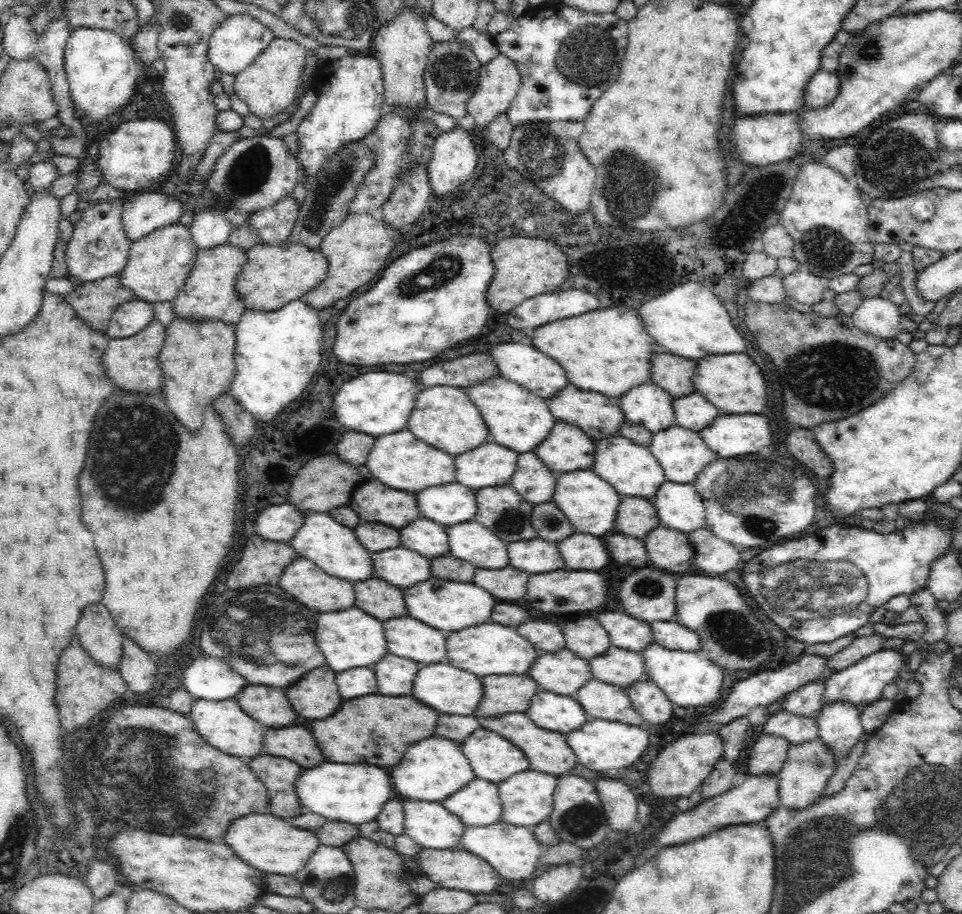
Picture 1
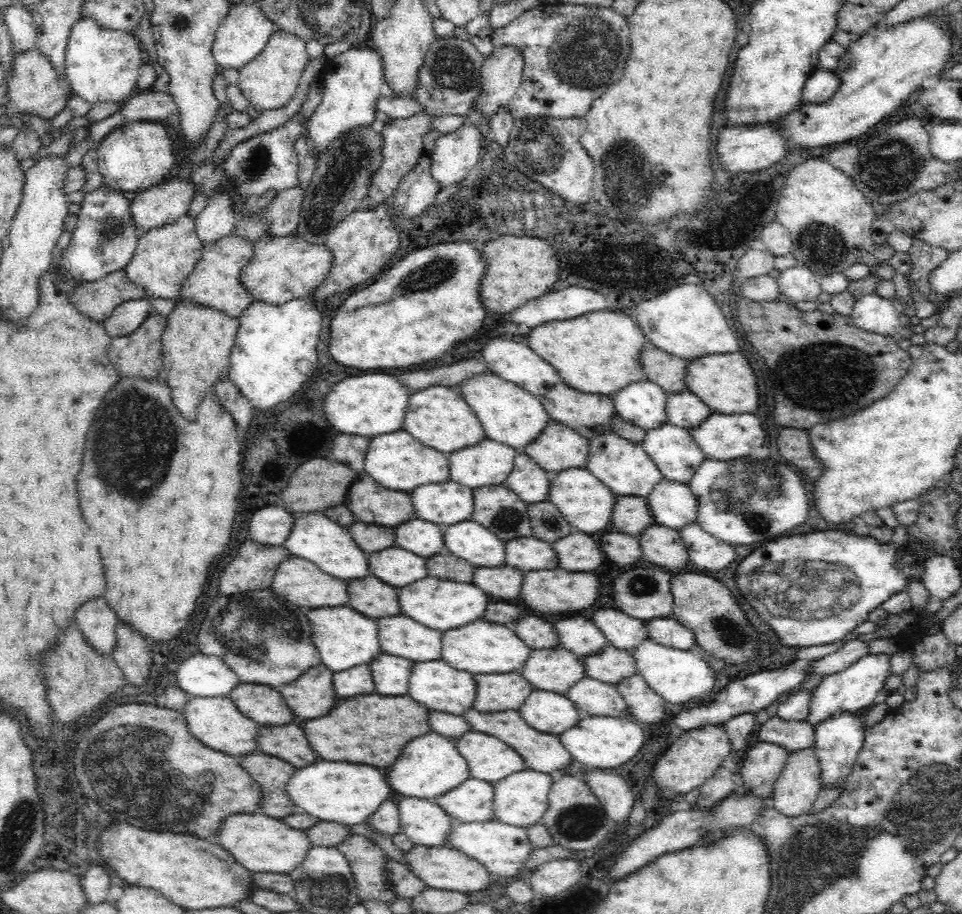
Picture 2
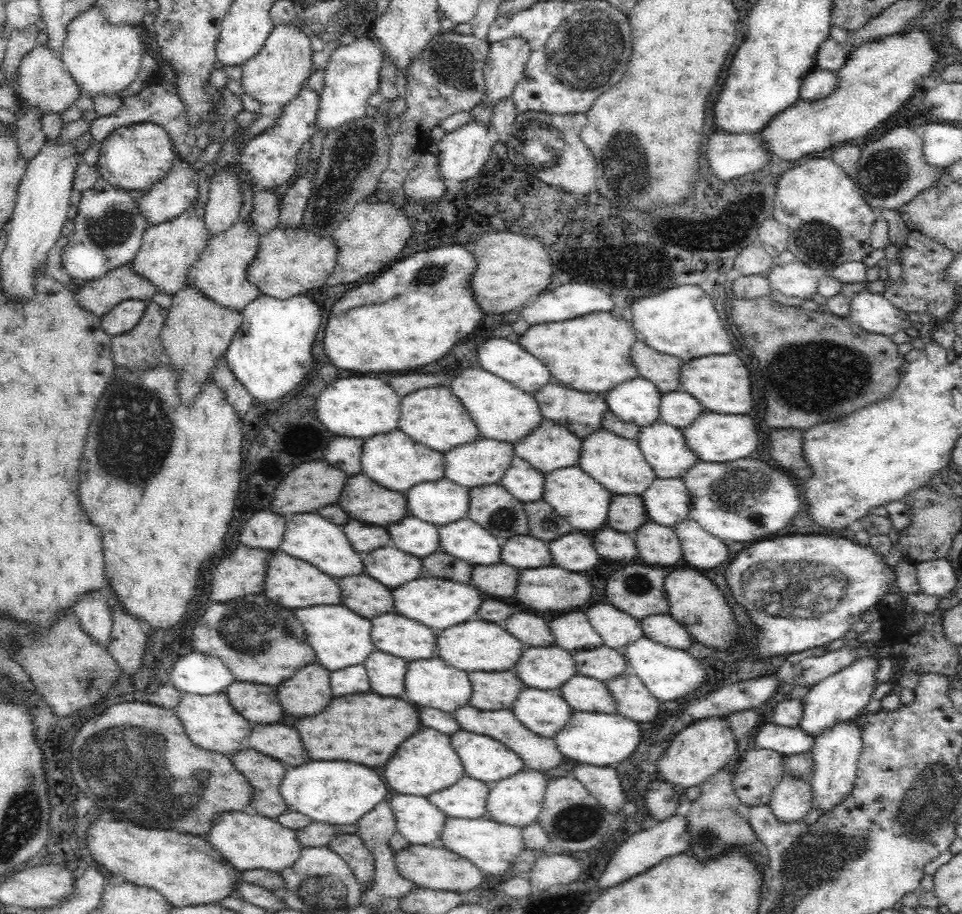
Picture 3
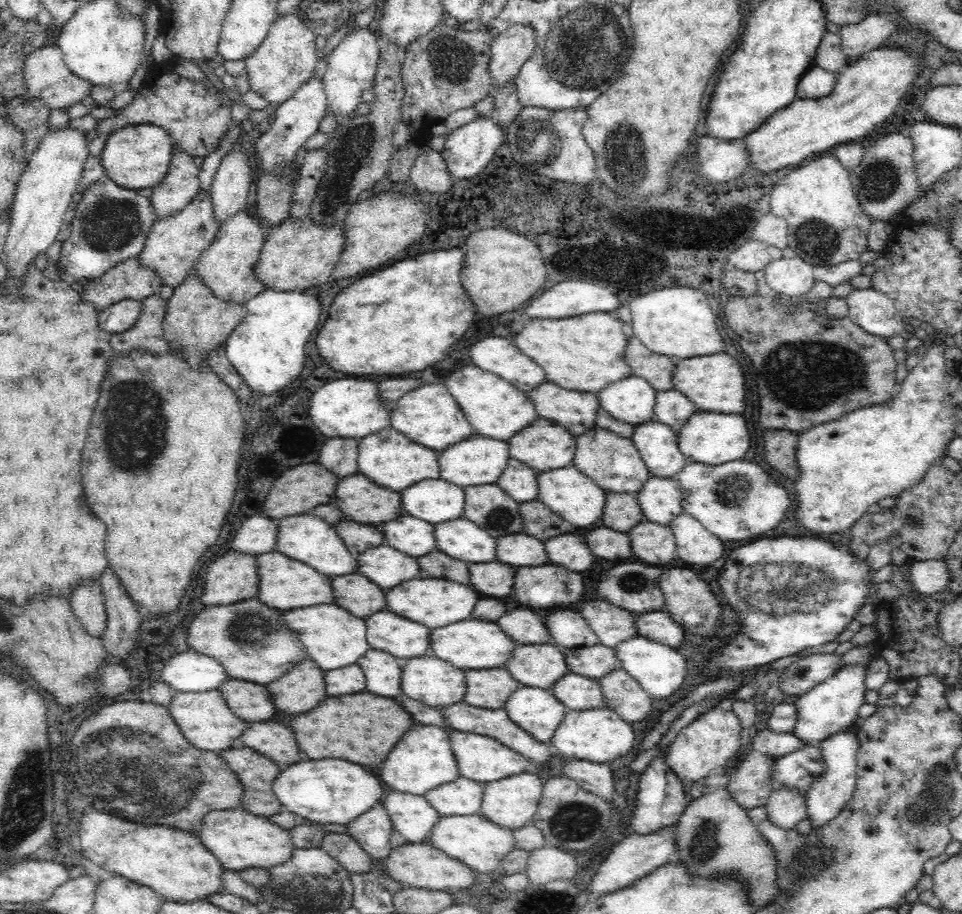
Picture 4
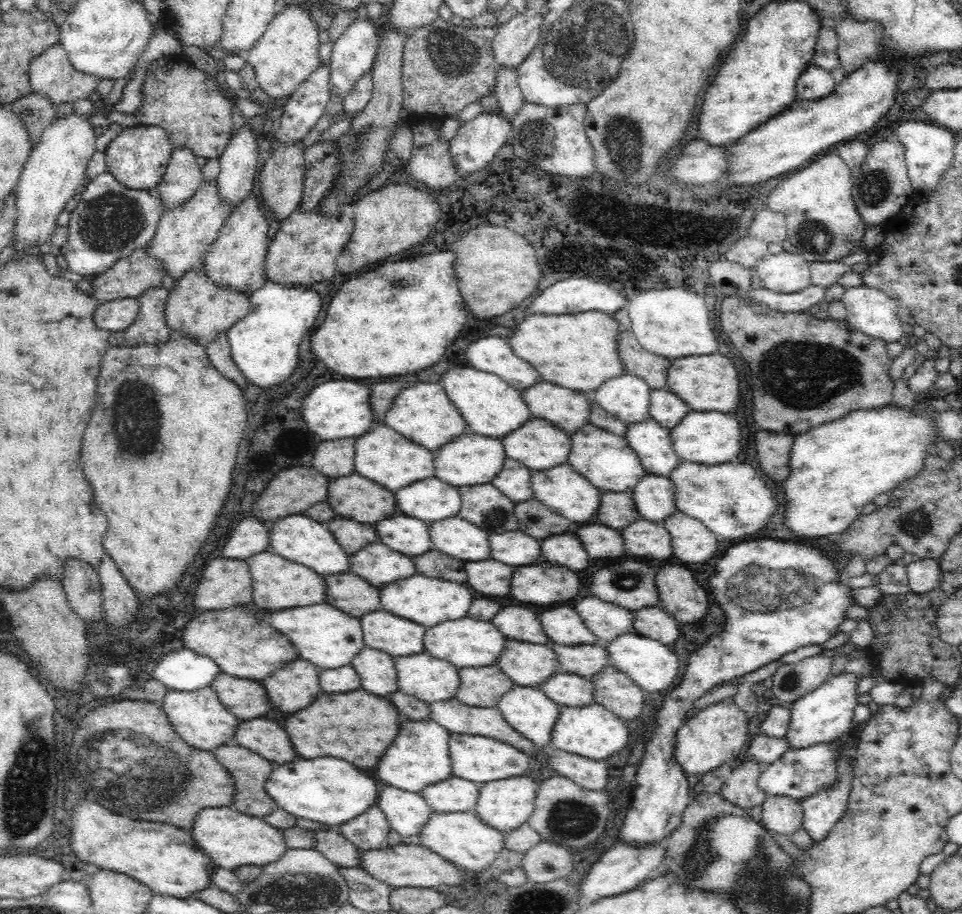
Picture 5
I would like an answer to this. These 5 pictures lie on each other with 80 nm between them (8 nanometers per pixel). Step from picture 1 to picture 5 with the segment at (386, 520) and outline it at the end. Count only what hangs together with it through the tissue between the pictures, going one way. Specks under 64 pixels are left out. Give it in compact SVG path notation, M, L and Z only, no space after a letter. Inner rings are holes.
M342 476L328 482L328 504L334 514L358 520L360 524L378 522L396 510L394 494L382 486L358 476Z

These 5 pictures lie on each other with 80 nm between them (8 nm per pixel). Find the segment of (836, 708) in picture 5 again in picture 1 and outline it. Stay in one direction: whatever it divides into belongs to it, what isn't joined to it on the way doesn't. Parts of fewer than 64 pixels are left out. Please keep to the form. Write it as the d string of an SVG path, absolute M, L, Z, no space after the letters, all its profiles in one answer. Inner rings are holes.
M882 649L874 654L862 657L862 660L851 664L848 668L843 668L827 678L826 688L823 698L824 706L843 700L846 703L854 703L860 706L869 705L873 701L881 698L884 686L894 683L894 678L899 676L899 672L906 668L908 655L897 650Z

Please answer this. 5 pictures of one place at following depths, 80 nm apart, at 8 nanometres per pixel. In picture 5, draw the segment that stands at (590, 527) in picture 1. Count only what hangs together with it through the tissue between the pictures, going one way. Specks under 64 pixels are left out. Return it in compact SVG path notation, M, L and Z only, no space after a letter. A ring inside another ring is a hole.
M566 462L543 471L531 471L530 486L534 499L564 518L572 522L594 520L594 512L598 508L601 492L589 480L586 480L585 476L578 474L571 464Z

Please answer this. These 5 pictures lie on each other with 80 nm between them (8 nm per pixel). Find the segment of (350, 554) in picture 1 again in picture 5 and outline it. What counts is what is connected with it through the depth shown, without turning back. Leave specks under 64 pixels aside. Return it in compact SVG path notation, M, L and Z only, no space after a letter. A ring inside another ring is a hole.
M298 513L276 519L272 526L267 526L267 530L269 536L267 551L278 554L290 563L308 567L322 577L334 573L346 573L348 570L348 556L334 542L324 523L320 524L309 516Z

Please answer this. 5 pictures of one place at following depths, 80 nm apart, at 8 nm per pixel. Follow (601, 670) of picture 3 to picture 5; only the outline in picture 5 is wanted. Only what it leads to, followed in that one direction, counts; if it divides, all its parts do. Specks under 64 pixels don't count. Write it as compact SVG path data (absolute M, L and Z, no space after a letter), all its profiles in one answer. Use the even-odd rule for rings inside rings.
M551 641L548 647L554 653L557 665L563 673L590 678L604 665L610 664L603 643L561 645Z

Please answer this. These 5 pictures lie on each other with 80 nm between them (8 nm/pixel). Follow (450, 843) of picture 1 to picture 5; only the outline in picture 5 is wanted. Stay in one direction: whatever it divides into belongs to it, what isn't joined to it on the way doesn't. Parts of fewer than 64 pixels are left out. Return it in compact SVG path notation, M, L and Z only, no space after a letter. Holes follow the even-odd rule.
M390 784L379 789L375 806L384 813L389 827L402 837L416 836L432 814L421 794Z

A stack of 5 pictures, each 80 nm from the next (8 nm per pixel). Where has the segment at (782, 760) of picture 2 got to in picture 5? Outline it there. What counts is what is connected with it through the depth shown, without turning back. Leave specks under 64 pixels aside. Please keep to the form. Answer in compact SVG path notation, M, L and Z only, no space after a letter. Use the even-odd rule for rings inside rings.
M744 763L733 769L732 776L720 790L720 798L740 809L750 810L761 806L767 796L756 787L756 780L766 768L768 765Z

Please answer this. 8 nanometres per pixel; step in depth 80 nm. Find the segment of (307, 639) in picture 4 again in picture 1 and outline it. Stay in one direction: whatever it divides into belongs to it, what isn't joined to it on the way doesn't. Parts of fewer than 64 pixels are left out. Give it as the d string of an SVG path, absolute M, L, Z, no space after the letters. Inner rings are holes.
M361 608L341 609L338 612L318 614L318 628L315 629L315 639L323 652L328 666L334 672L344 672L351 668L374 666L388 653L387 642L382 621L370 616Z

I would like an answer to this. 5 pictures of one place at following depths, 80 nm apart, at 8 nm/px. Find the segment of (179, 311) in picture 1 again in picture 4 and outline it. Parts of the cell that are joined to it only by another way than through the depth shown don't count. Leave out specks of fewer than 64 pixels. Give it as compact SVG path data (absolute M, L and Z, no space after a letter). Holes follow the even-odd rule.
M246 205L220 225L216 238L200 256L193 270L221 300L234 300L246 304L250 298L258 296L262 289L266 288L265 283L255 274L266 233Z

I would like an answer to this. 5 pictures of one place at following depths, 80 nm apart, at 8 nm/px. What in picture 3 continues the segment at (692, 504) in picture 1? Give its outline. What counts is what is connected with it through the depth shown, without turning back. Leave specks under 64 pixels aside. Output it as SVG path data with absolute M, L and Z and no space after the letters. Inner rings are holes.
M656 477L641 494L648 520L673 527L689 516L689 493L683 480Z

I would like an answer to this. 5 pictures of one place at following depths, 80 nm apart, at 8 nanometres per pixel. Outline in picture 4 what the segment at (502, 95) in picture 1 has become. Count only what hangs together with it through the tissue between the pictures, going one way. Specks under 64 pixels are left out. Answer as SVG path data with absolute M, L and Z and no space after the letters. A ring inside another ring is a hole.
M514 24L493 39L491 44L490 73L492 86L514 81L520 67L530 58L536 44L536 30L532 24Z

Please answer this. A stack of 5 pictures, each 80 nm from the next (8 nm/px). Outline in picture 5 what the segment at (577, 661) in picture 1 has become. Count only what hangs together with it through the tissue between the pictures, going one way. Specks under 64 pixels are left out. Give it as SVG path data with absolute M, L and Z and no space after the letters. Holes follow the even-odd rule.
M506 639L495 665L518 686L540 686L551 674L560 672L548 644L530 644Z

